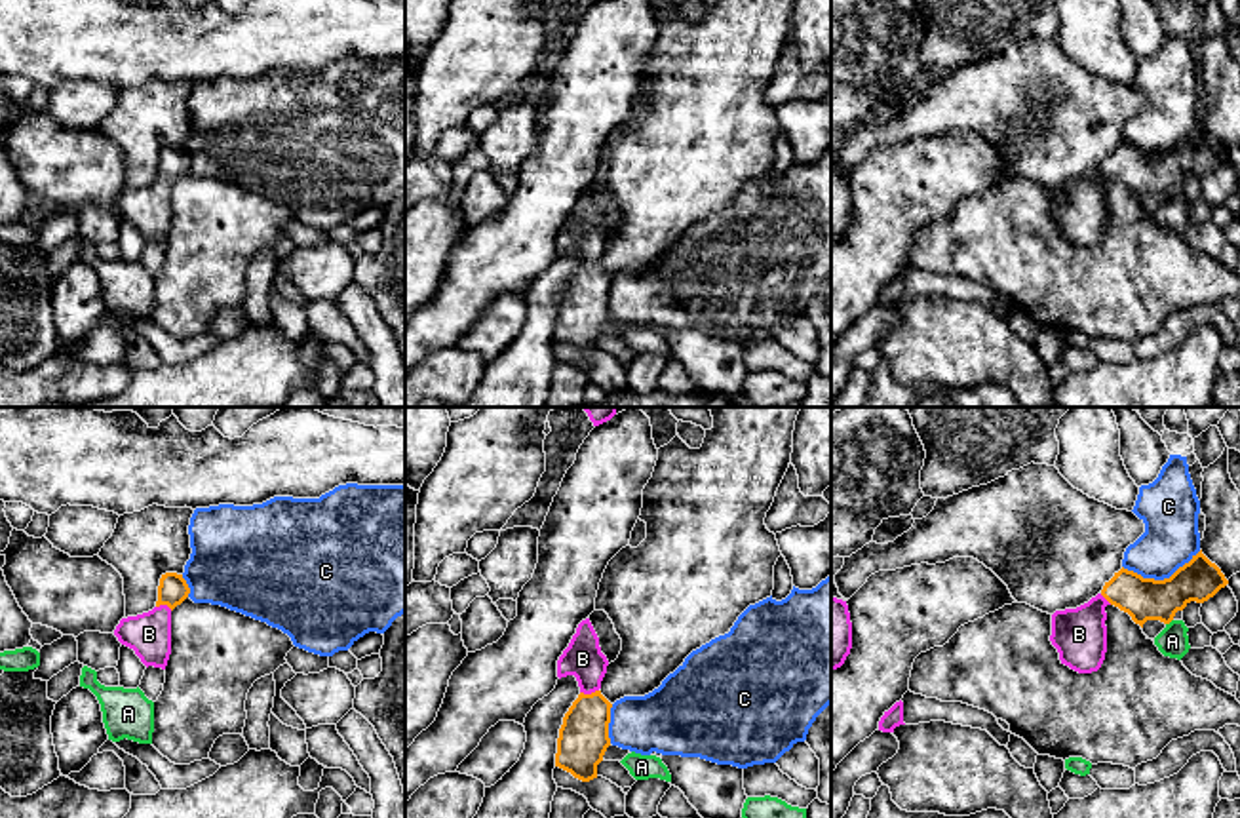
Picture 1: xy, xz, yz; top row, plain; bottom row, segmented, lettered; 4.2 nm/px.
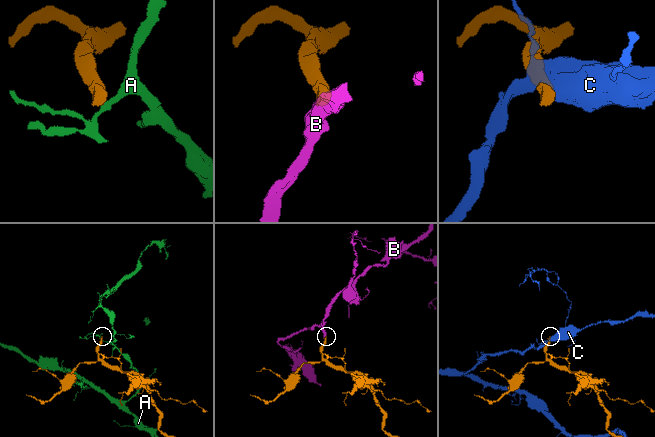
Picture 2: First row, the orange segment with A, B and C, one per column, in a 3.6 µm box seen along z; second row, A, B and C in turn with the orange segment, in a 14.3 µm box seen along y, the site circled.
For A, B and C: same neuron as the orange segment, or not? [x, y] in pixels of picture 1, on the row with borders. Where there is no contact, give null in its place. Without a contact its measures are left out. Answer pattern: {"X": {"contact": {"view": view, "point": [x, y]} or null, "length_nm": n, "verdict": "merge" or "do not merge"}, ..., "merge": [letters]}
{"A": {"contact": {"view": "yz", "point": [1168, 623]}, "length_nm": 40, "verdict": "do not merge"}, "B": {"contact": {"view": "xz", "point": [588, 695]}, "length_nm": 80, "verdict": "merge"}, "C": {"contact": {"view": "yz", "point": [1161, 581]}, "length_nm": 340, "verdict": "do not merge"}, "merge": ["B"]}

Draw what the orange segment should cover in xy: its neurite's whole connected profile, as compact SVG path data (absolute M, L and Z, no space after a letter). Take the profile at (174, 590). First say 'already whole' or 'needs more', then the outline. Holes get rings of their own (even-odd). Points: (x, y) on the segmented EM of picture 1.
needs more | M165 573L160 578L156 607L148 613L122 618L114 630L118 641L135 651L148 668L165 670L171 654L171 611L190 594L183 575Z

